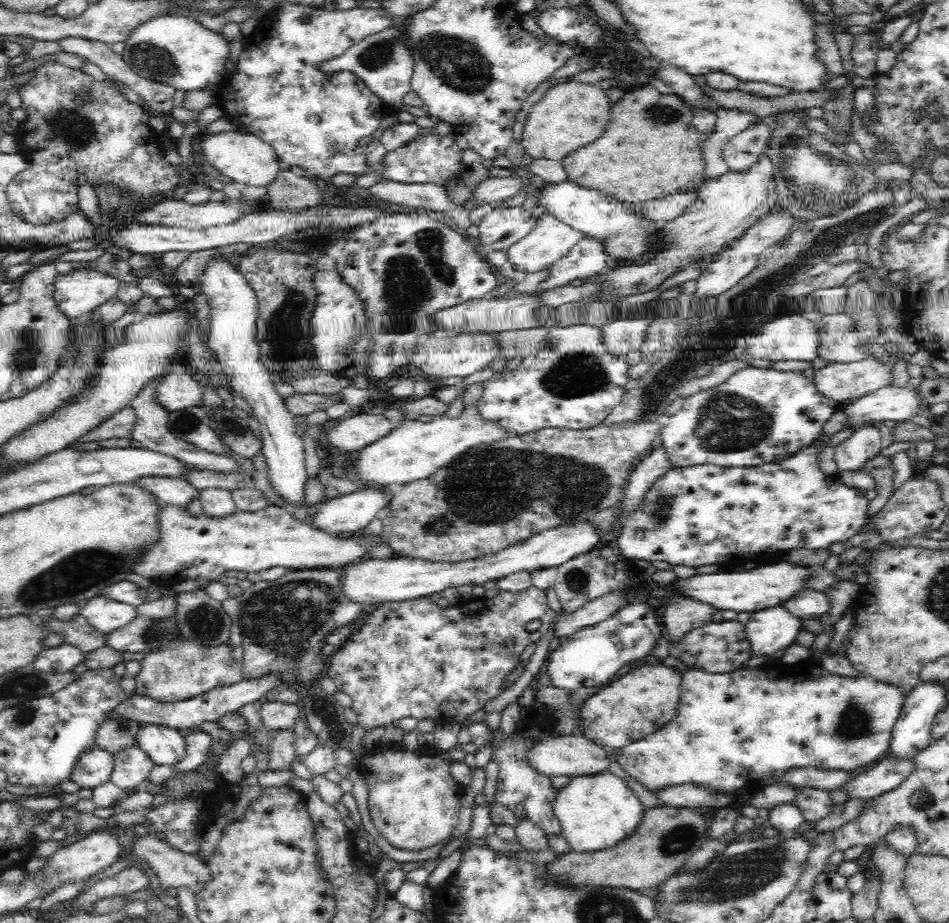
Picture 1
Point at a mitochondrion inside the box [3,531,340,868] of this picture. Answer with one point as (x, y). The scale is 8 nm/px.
(78, 573)

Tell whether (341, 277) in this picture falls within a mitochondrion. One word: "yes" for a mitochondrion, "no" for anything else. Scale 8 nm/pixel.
no

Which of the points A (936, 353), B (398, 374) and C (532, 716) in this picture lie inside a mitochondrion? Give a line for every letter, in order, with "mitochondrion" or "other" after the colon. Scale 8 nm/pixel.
A: other
B: other
C: other

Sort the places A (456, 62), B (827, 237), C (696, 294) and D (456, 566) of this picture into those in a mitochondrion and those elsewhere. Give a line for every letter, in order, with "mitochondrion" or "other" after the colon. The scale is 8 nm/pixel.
A: mitochondrion
B: mitochondrion
C: other
D: other

